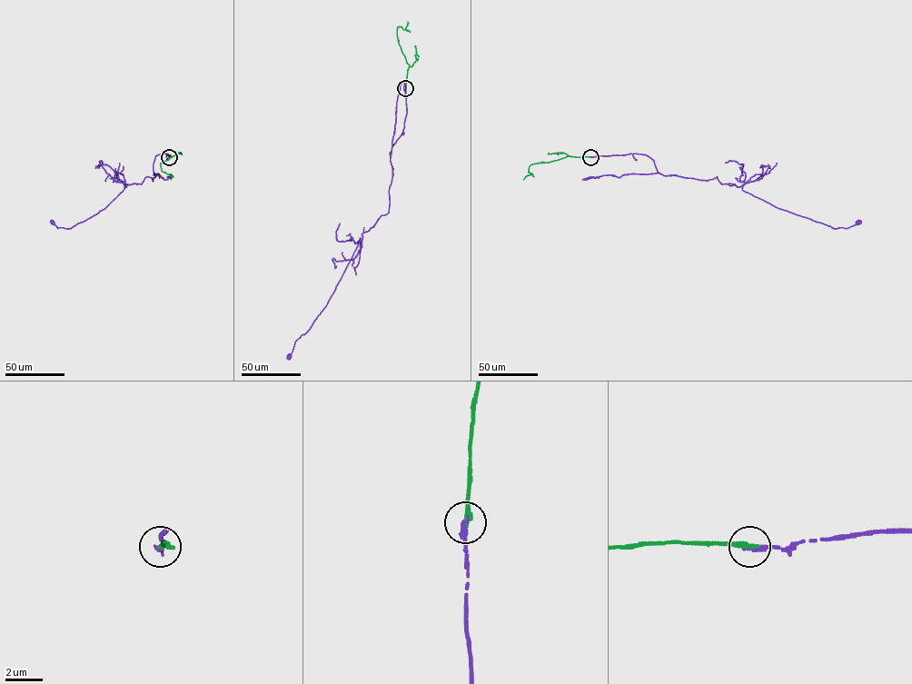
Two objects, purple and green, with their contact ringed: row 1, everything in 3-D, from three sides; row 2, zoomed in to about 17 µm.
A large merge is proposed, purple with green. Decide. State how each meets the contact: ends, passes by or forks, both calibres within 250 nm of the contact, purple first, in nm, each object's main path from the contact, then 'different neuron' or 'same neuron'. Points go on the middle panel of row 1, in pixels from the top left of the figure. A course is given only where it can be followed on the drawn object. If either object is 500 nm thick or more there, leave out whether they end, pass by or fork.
purple ends there; green ends there; 280 nm thick on the purple side, 360 nm on the other; purple runs (405, 88), (404, 127), (390, 153), (392, 174), (389, 212), (362, 232), (325, 306), (295, 342), (289, 356); green runs (405, 88), (410, 65), (399, 44), (397, 29), (401, 26), (405, 30), (408, 21); same neuron

